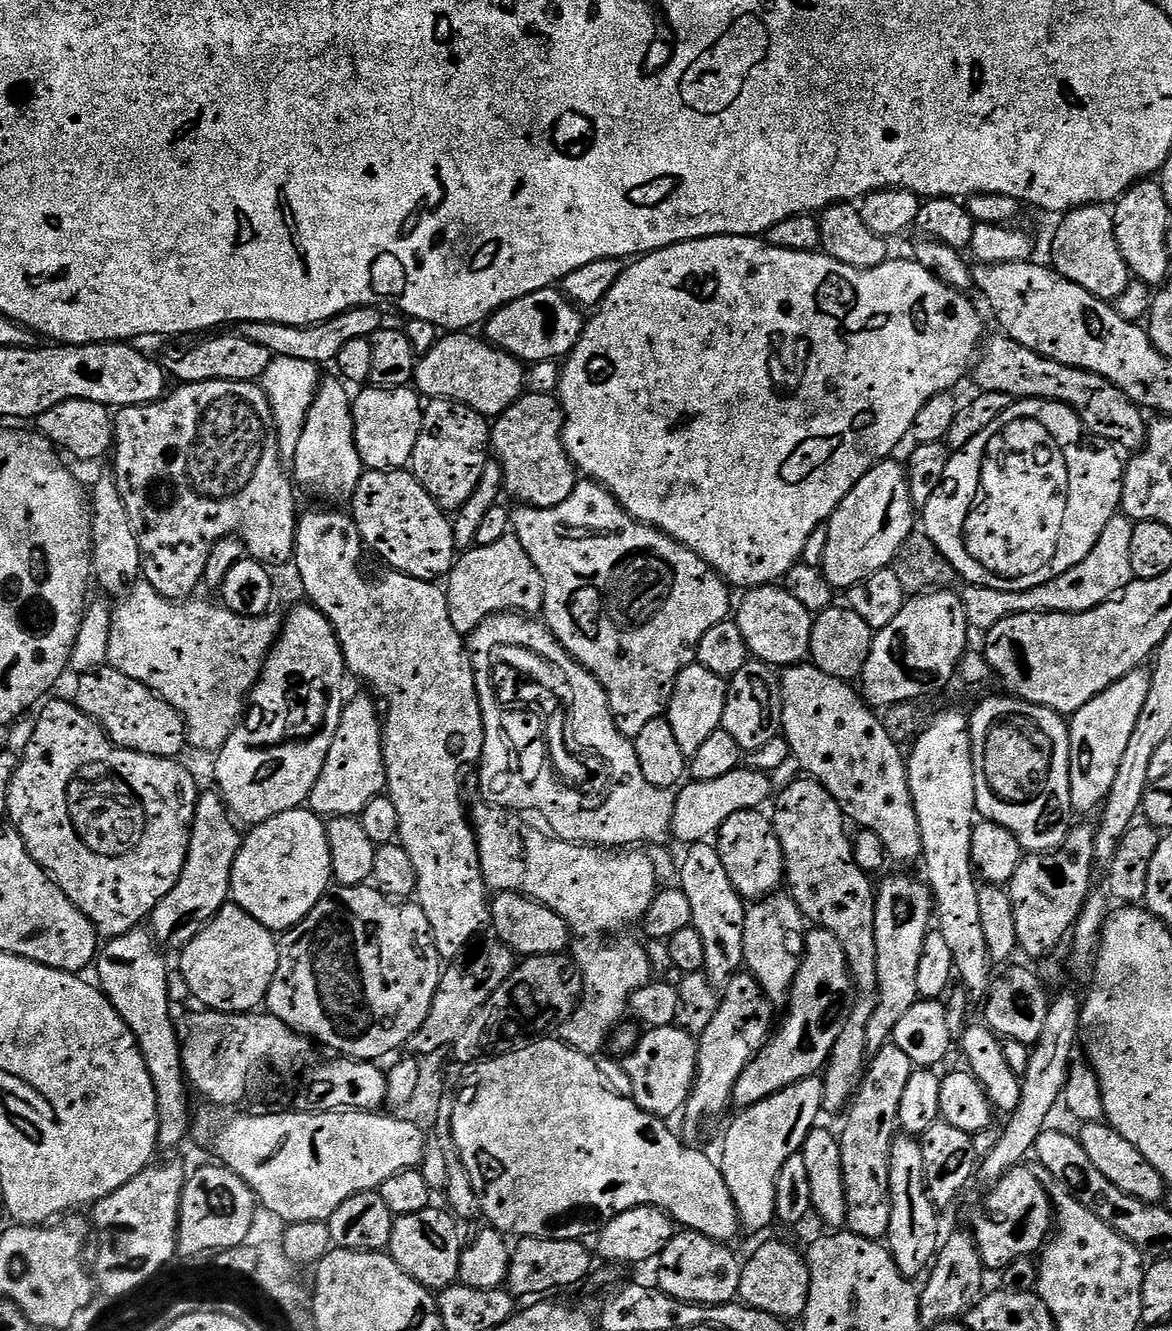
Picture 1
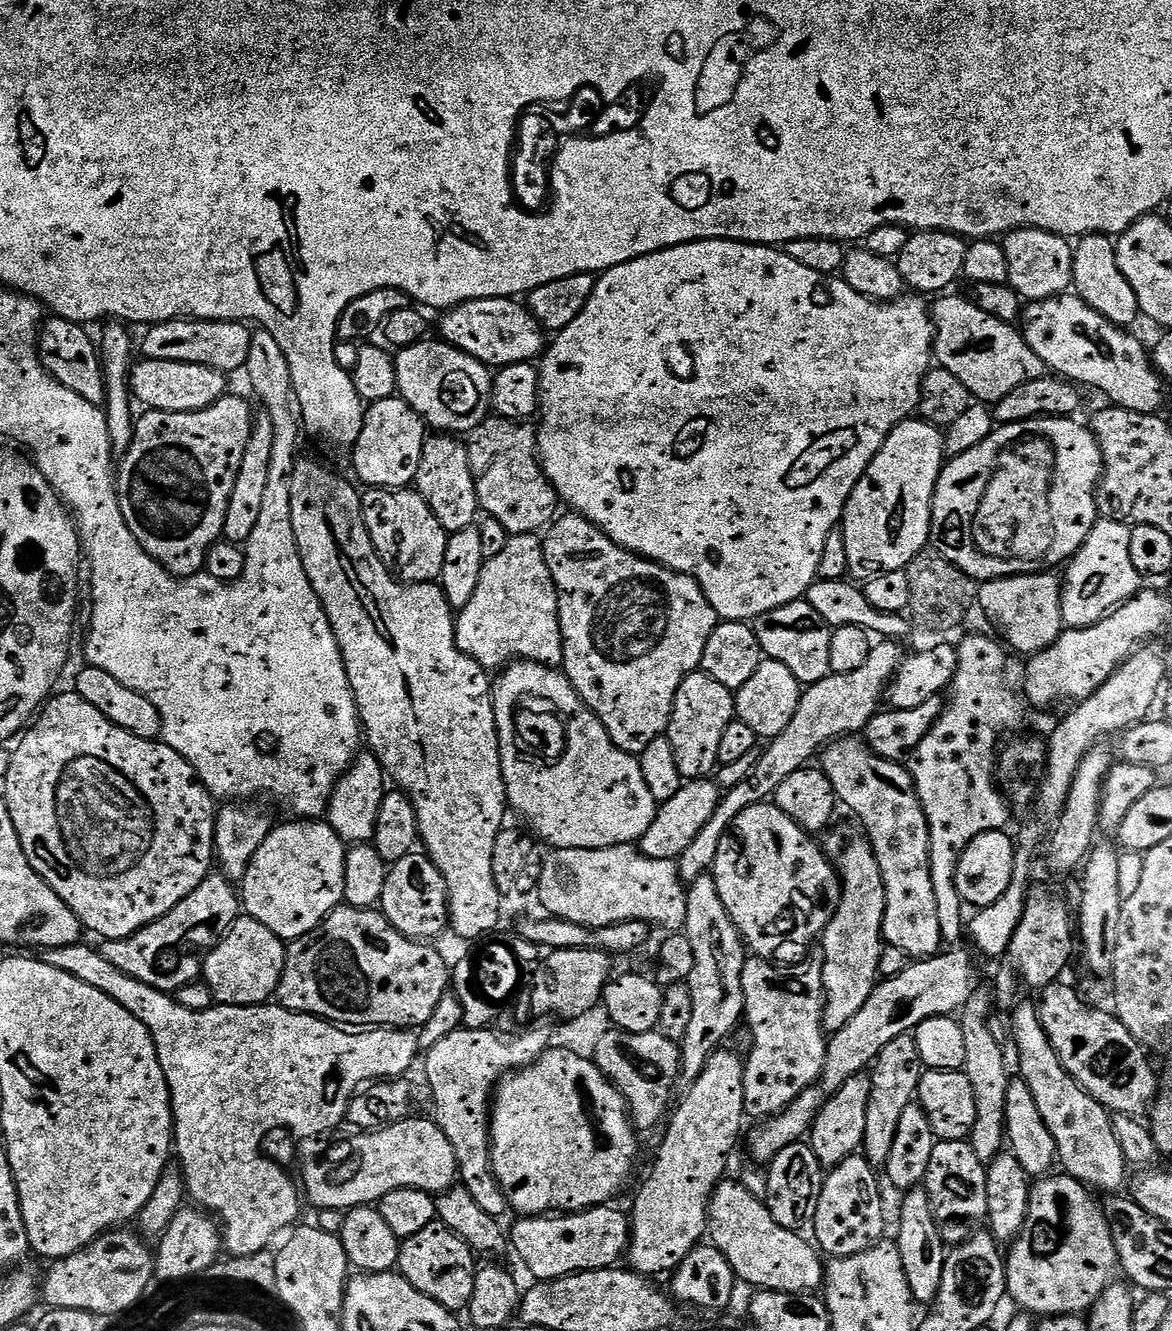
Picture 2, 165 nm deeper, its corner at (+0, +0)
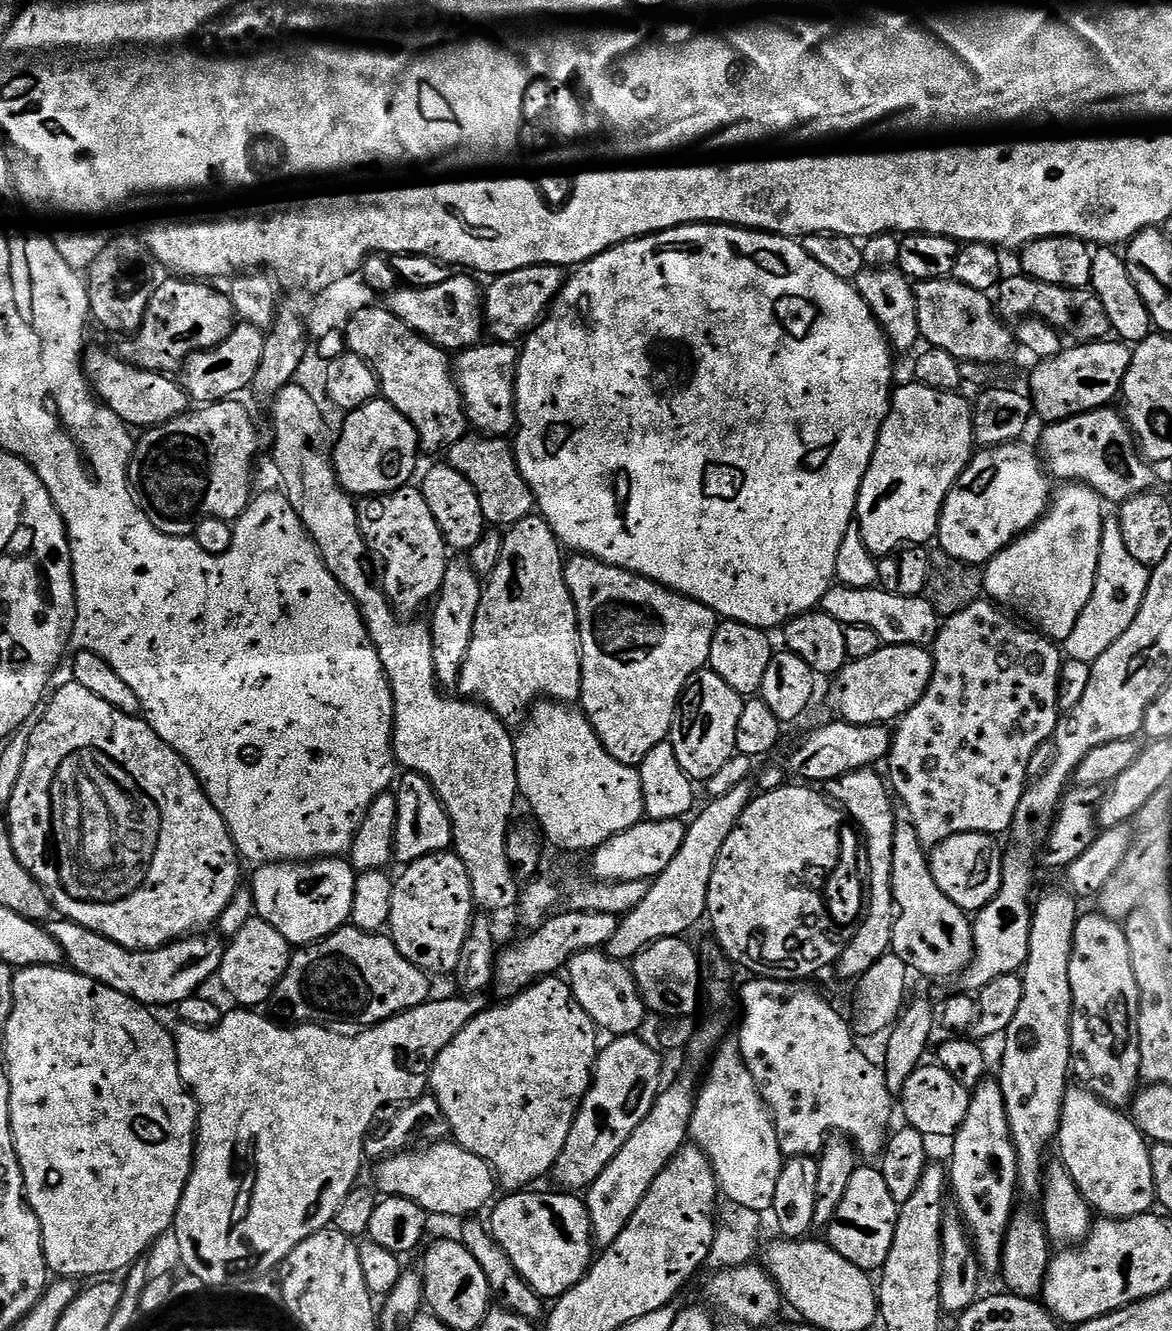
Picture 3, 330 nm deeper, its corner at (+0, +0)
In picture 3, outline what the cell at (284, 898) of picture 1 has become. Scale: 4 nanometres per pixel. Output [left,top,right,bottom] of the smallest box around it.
[250,858,357,946]

